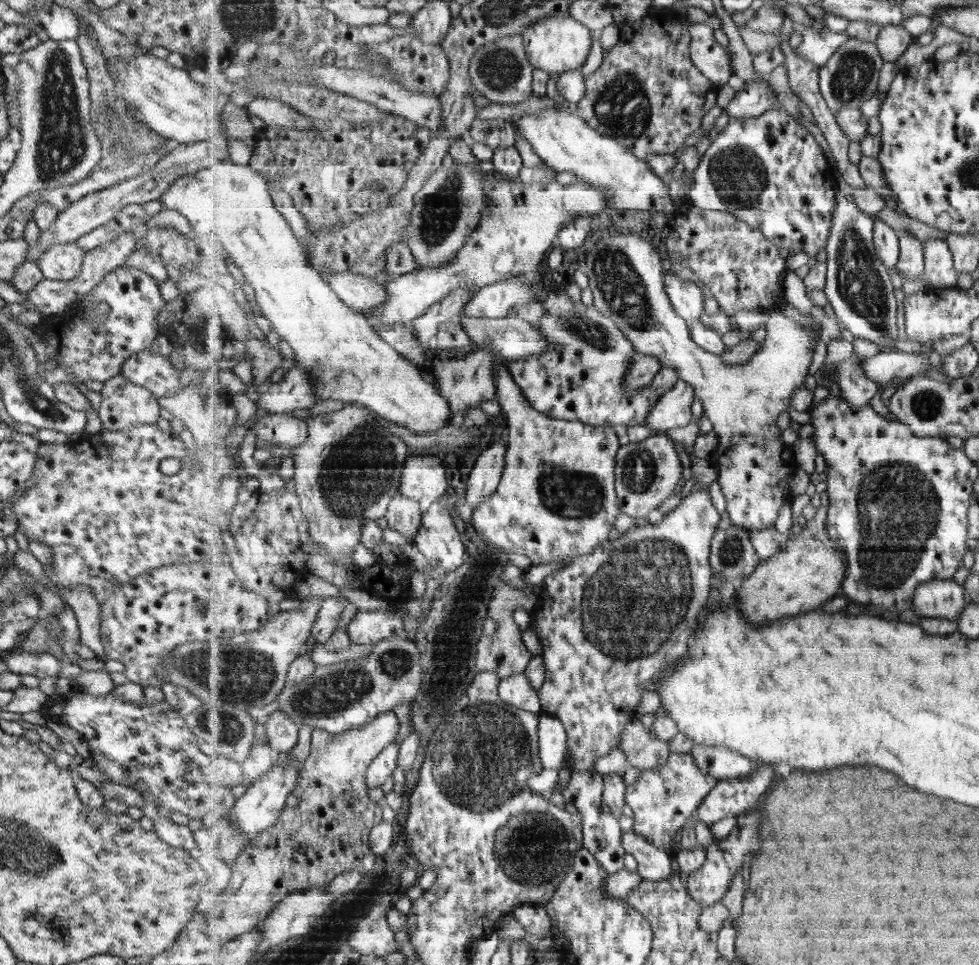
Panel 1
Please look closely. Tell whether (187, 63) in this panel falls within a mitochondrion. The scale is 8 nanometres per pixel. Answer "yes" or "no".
no

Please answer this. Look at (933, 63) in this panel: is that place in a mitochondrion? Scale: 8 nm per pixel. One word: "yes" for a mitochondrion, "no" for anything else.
no

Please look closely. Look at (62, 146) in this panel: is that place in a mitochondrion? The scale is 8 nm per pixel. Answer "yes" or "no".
yes

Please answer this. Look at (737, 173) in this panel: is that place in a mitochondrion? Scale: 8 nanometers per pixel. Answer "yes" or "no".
yes

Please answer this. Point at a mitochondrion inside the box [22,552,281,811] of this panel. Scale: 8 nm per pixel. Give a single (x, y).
(239, 675)

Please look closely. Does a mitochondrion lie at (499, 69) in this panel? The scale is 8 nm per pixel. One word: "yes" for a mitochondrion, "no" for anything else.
yes

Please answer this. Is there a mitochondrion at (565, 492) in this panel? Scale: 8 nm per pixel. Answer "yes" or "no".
yes

